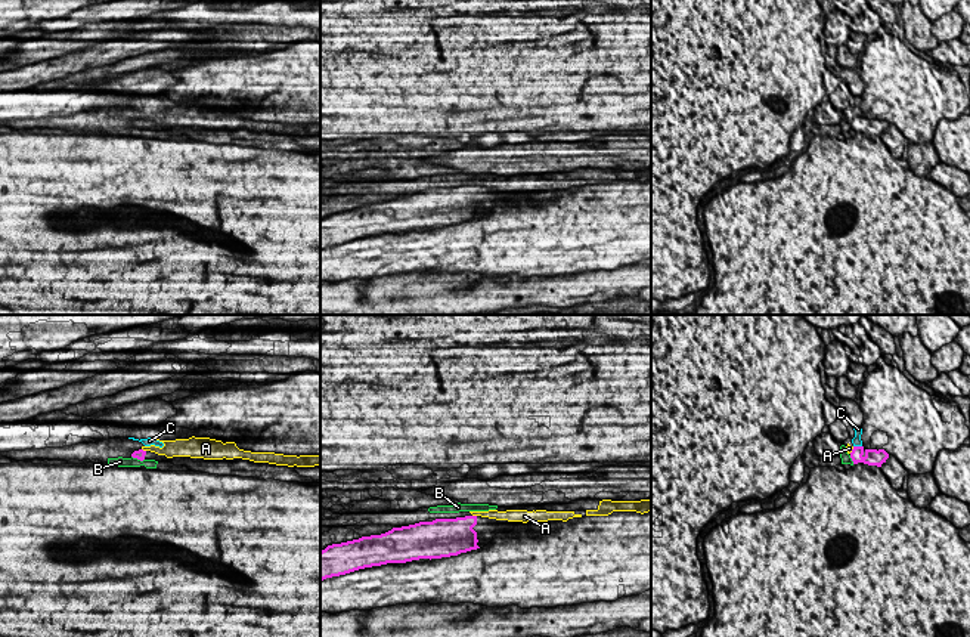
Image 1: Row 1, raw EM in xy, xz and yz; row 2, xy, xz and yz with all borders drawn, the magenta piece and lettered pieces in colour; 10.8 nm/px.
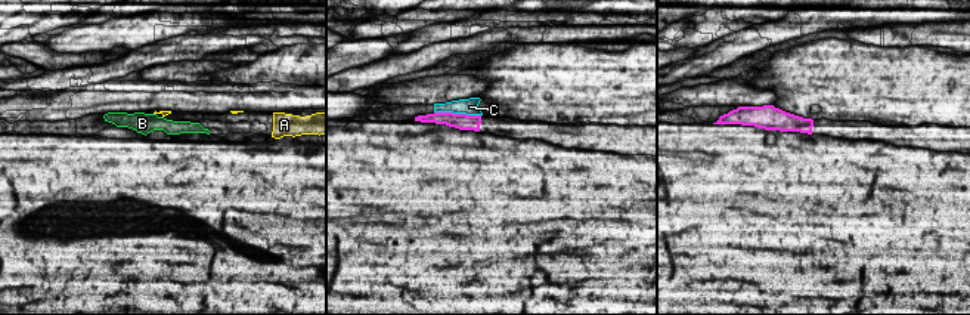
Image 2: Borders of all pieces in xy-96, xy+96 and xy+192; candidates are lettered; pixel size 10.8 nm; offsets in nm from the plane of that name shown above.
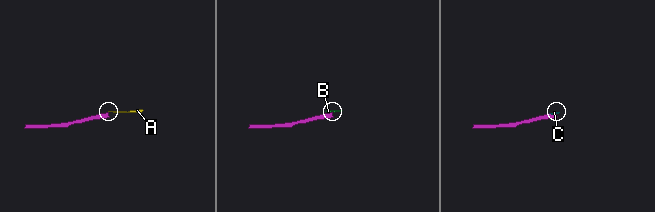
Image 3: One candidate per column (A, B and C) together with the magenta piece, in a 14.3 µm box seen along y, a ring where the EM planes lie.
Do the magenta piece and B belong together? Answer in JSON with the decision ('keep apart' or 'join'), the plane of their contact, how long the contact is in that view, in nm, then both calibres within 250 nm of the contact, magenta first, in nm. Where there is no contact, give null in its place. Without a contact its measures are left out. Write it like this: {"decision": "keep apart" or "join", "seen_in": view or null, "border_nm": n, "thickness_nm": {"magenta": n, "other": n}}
{"decision": "keep apart", "seen_in": "yz", "border_nm": 110, "thickness_nm": {"magenta": 190, "other": 100}}

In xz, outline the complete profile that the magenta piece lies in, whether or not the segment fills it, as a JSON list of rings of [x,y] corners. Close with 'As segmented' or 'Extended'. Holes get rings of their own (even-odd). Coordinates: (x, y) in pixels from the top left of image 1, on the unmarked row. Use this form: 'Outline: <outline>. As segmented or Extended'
Outline: [[[481,185],[436,188],[332,213],[320,220],[320,250],[387,232],[458,225],[483,217],[496,202],[514,201],[514,194]]]. Extended

